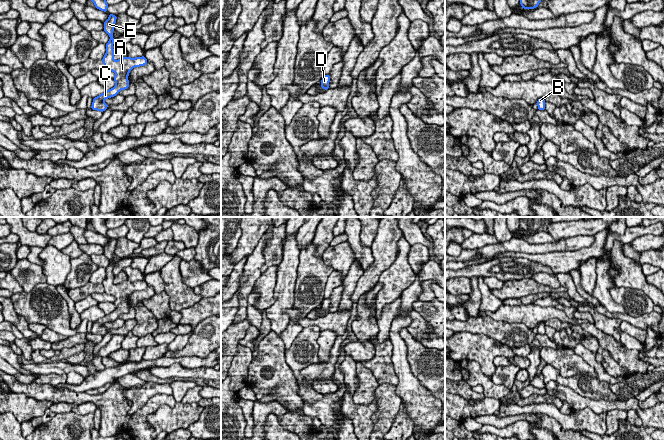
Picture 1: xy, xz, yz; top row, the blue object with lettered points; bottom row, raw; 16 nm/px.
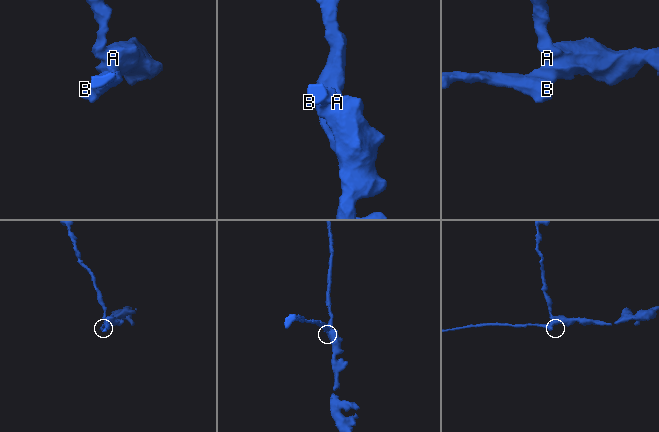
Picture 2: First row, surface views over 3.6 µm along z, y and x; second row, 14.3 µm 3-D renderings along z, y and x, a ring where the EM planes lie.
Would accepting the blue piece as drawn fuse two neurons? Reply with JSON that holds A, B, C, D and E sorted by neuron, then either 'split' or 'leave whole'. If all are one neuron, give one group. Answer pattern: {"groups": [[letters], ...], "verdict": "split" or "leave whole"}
{"groups": [["A", "B", "C", "D", "E"]], "verdict": "leave whole"}

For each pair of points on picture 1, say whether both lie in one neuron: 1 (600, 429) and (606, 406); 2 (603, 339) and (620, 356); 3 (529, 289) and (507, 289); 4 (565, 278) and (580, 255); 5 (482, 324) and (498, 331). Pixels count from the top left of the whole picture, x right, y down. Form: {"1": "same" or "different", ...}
{"1": "different", "2": "same", "3": "same", "4": "different", "5": "same"}

